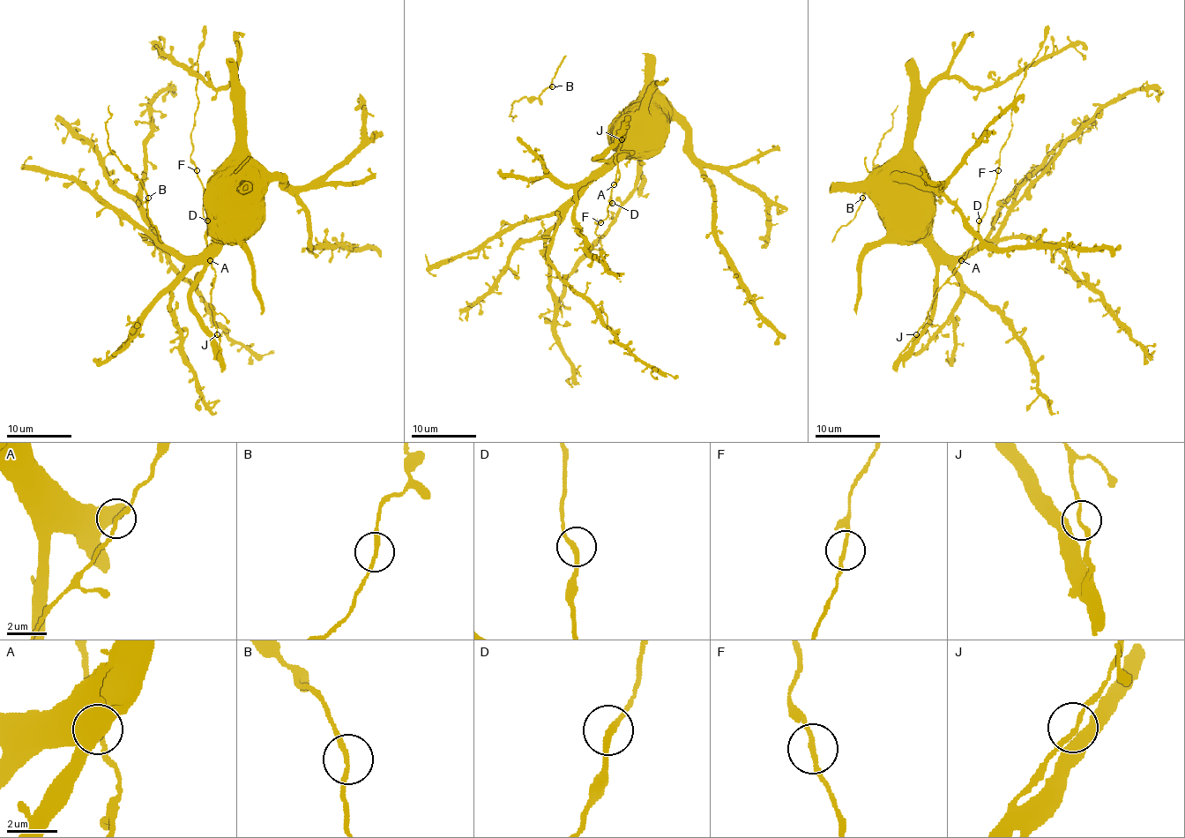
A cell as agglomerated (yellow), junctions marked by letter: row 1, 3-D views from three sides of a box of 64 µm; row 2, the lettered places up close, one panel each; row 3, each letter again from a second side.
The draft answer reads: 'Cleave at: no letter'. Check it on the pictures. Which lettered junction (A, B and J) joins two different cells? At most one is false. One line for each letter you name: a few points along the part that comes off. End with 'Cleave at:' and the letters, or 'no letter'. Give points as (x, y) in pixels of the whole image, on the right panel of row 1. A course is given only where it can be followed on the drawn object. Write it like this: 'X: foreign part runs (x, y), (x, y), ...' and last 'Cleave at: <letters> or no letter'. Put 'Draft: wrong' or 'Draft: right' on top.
Draft: right
Cleave at: no letter

